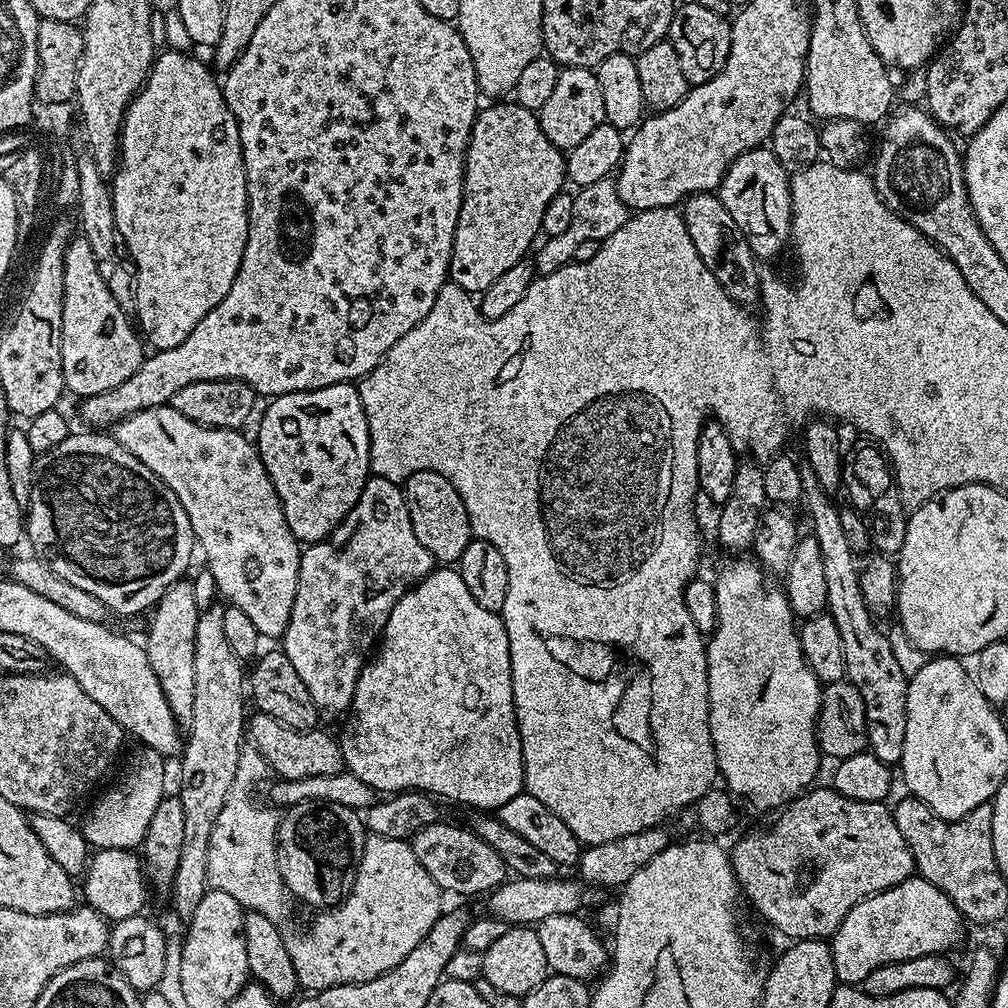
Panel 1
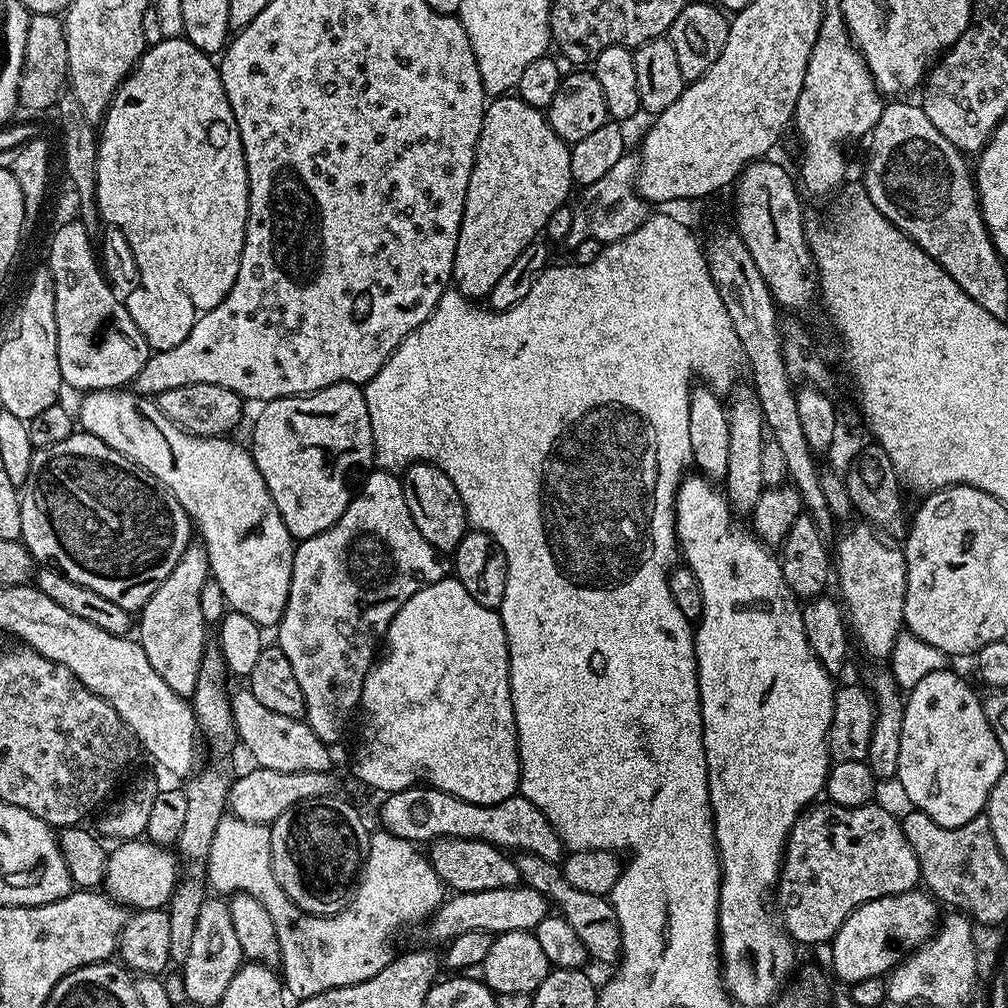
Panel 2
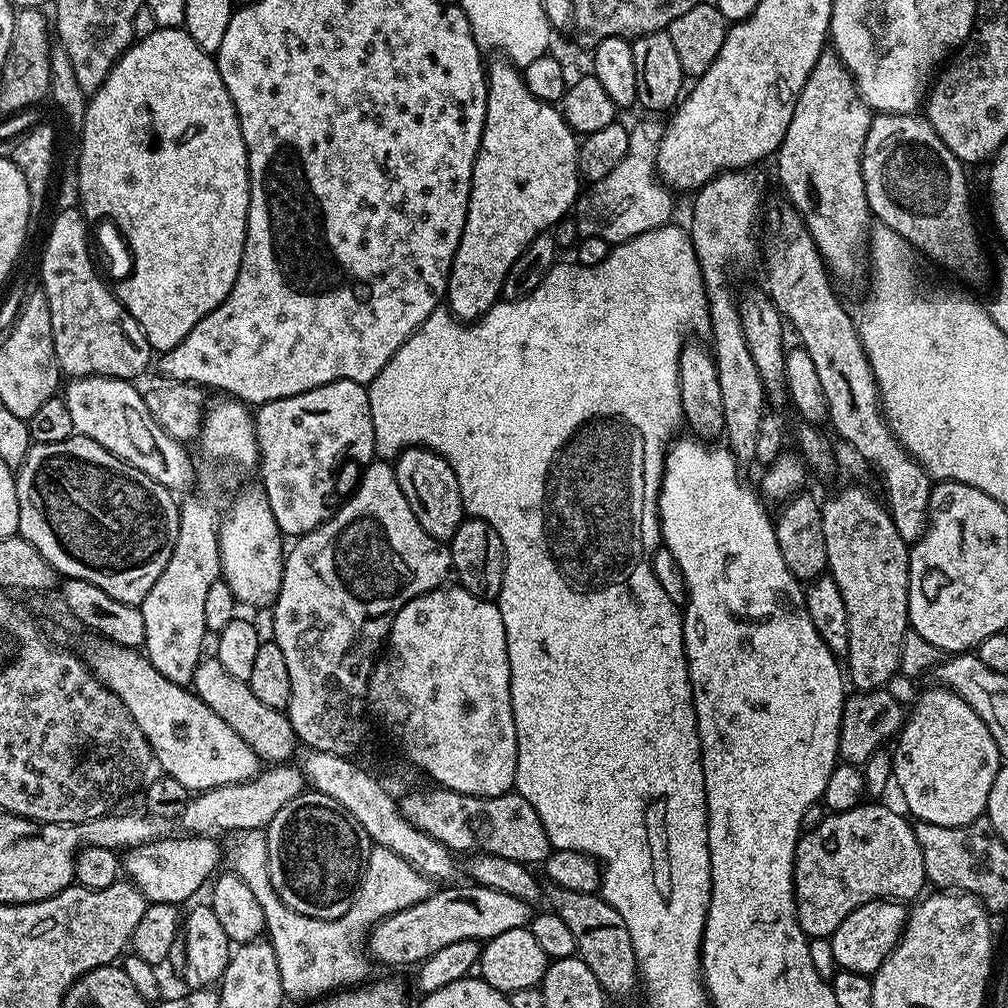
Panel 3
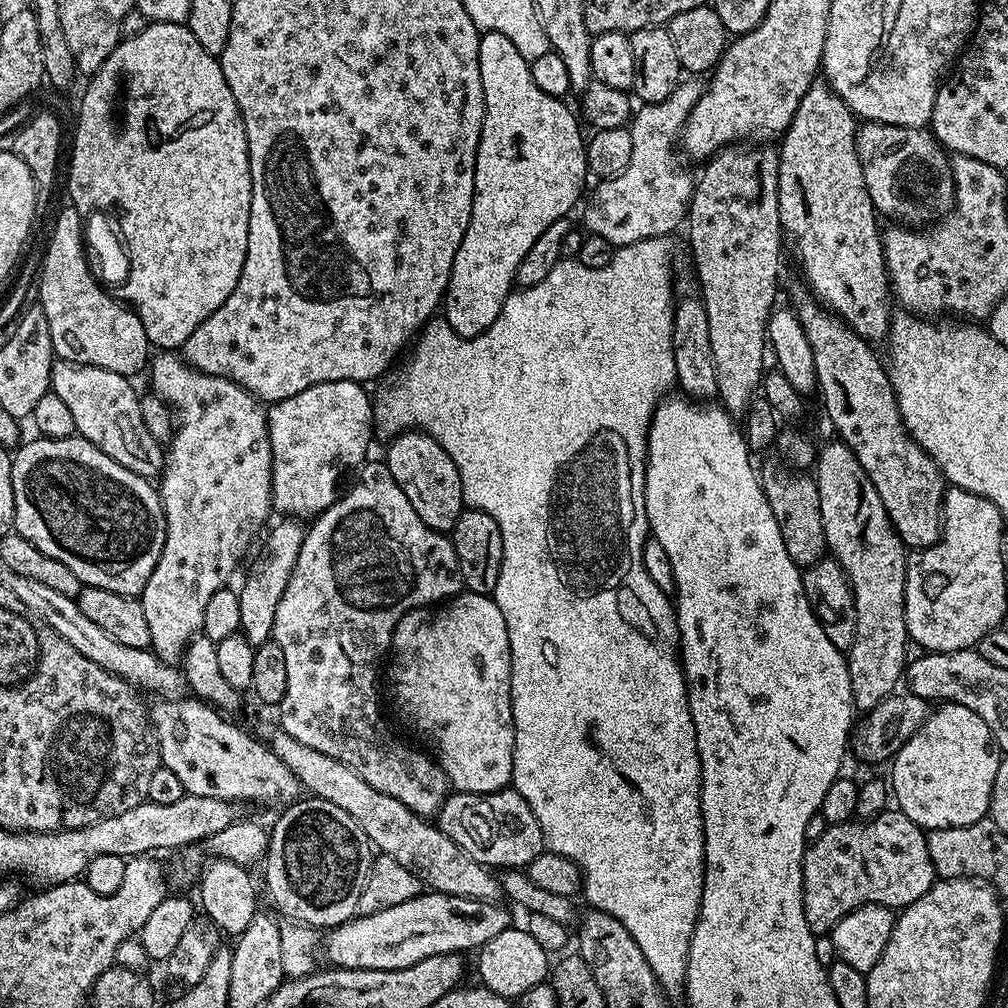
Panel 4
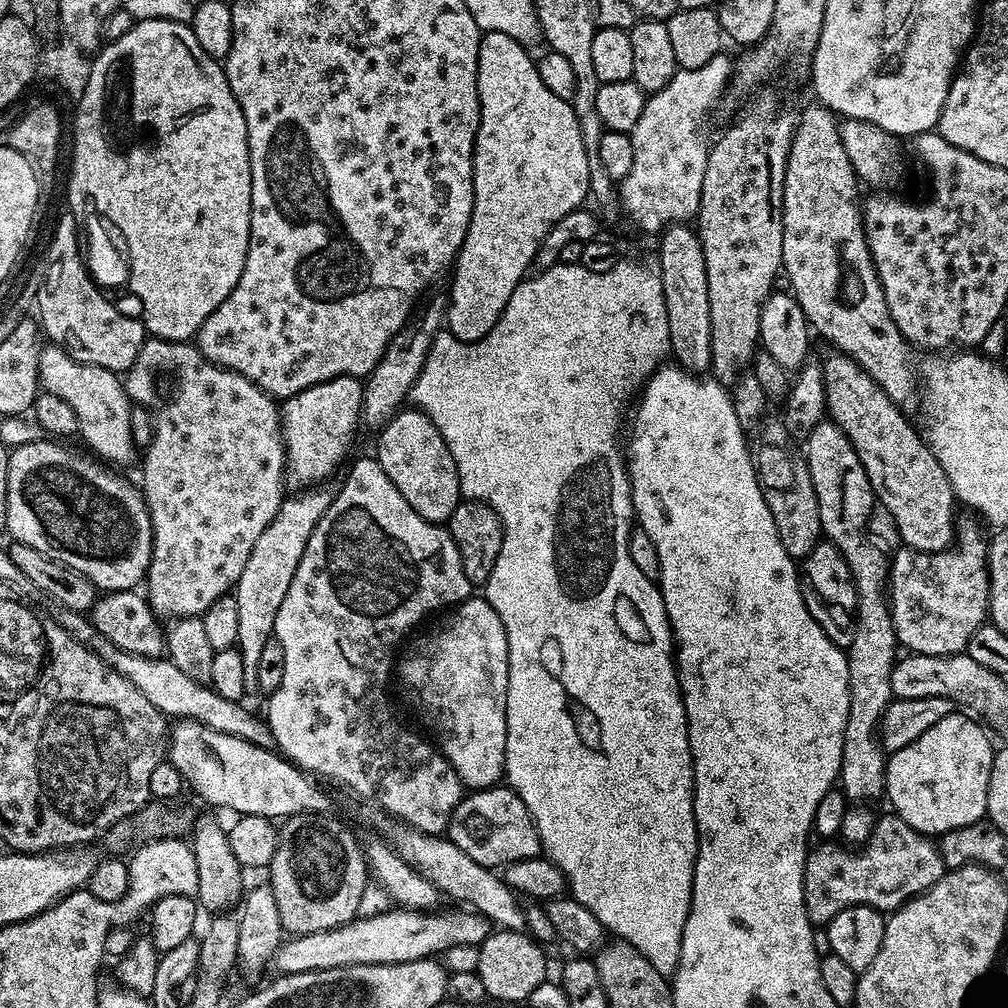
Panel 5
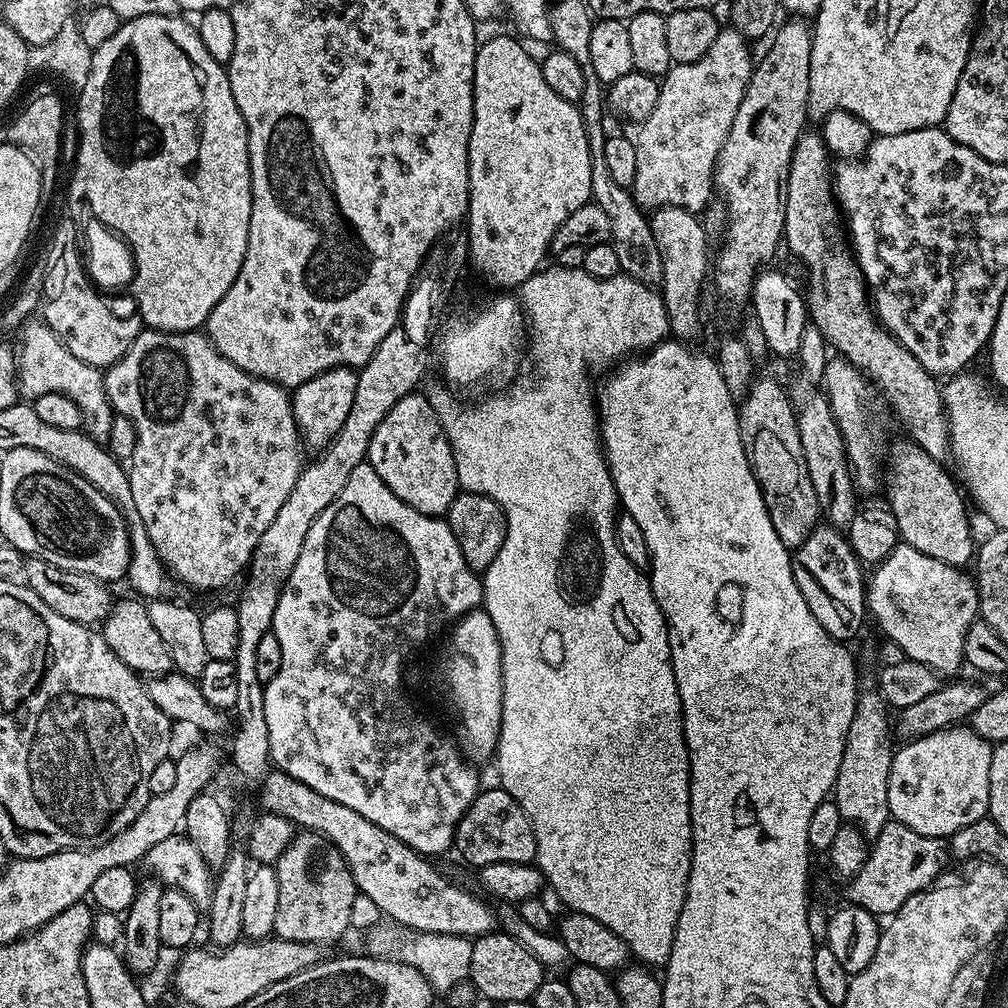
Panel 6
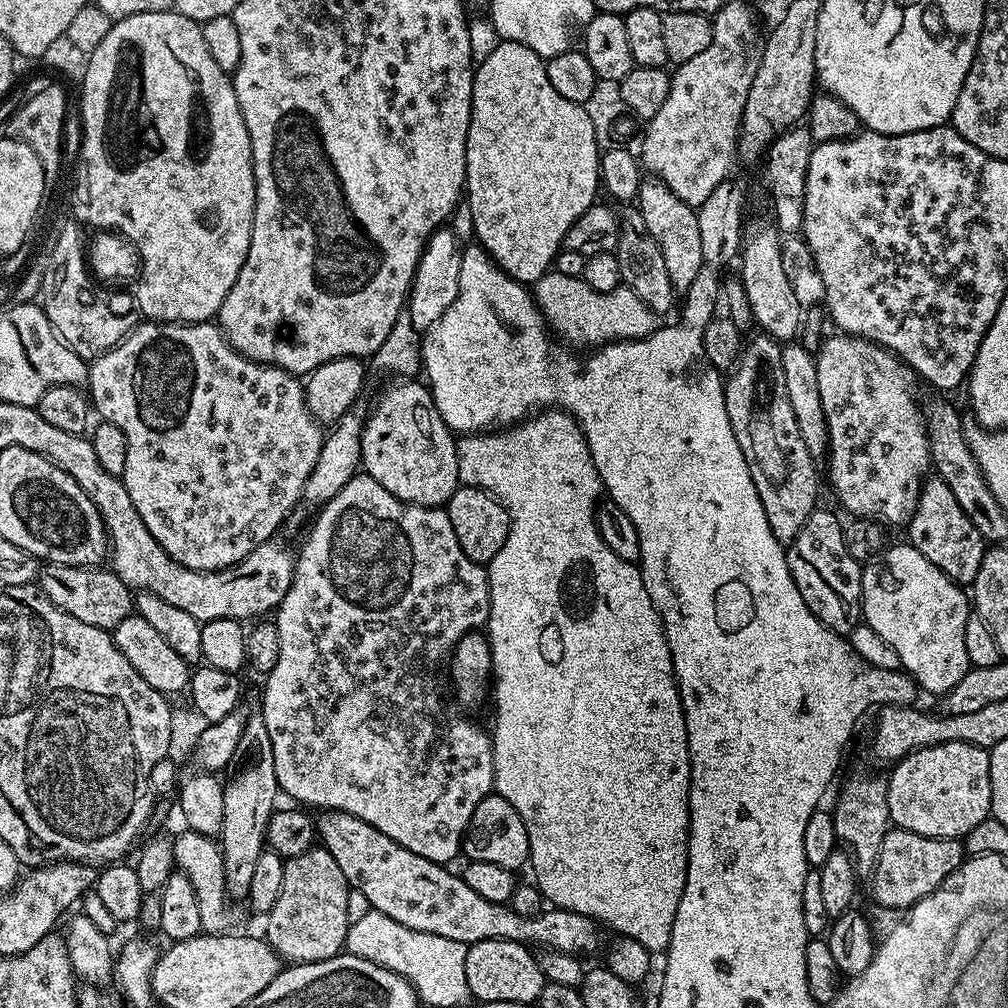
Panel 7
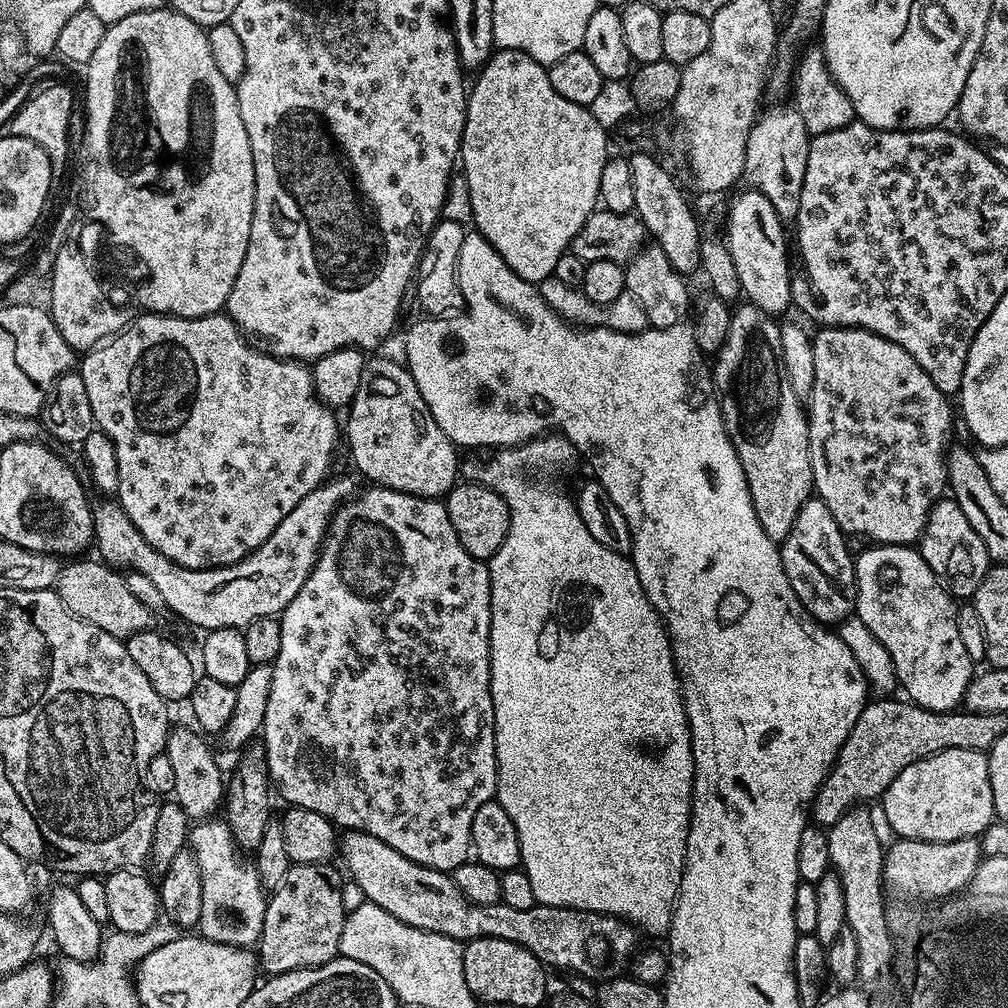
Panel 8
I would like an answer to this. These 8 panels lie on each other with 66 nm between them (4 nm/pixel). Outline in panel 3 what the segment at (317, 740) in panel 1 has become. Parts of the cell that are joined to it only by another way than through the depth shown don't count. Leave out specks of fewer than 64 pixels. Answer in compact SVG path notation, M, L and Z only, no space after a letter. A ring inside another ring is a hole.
M206 656L201 659L195 668L191 687L196 696L204 701L206 706L210 706L254 750L261 761L268 764L284 764L292 760L290 758L298 747L298 741L287 715L281 709L268 707L255 698L247 681L227 674L216 657Z

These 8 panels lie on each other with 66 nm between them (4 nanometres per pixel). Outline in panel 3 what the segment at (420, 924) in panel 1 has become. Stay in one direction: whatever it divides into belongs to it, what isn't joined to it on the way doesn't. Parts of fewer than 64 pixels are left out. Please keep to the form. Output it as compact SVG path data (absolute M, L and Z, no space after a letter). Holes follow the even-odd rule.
M260 830L238 832L233 840L236 841L232 849L226 852L227 859L228 856L232 859L231 871L242 878L246 886L250 886L254 898L258 898L258 906L262 906L266 939L272 945L274 958L278 958L278 974L282 974L282 990L288 998L319 997L367 981L370 957L366 945L372 927L387 916L422 902L434 891L433 881L406 862L405 858L399 857L393 850L376 846L372 849L360 887L346 914L337 920L312 920L306 914L287 908L274 890L268 869L267 835Z

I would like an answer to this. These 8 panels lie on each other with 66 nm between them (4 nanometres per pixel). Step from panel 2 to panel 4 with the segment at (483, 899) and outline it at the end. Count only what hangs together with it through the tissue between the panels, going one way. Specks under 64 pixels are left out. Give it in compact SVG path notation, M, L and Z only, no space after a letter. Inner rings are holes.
M431 890L421 891L420 895L406 902L398 902L398 906L382 908L378 912L366 912L340 924L337 928L327 929L322 936L322 956L329 960L332 968L361 968L362 970L402 970L406 966L414 966L414 962L422 962L422 958L434 958L434 954L450 954L478 950L494 934L502 934L510 926L508 912L503 903L475 900L470 897L447 896Z

